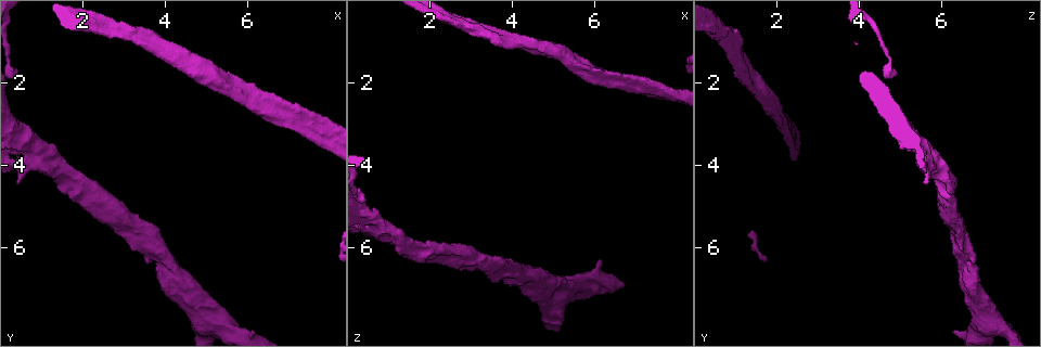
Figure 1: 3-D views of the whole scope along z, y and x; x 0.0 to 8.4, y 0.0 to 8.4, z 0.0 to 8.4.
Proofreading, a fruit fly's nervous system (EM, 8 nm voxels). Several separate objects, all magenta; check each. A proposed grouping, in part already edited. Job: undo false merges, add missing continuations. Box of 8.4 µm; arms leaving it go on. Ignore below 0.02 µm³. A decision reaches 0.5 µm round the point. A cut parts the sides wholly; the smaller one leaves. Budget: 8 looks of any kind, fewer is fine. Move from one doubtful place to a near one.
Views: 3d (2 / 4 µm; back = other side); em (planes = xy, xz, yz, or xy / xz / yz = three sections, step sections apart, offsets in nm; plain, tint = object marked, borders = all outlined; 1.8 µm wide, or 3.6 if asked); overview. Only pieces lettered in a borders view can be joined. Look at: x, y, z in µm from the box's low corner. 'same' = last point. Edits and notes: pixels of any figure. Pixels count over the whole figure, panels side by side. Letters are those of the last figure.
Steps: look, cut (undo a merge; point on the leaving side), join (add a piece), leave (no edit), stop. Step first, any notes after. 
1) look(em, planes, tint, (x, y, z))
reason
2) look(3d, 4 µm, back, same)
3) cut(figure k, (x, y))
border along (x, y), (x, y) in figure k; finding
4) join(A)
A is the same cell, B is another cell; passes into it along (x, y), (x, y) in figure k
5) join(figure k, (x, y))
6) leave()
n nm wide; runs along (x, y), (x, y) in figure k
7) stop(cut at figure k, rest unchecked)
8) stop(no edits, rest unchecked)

look(3d, 4 µm, (2.10, 4.45, 6.10))
arms part here

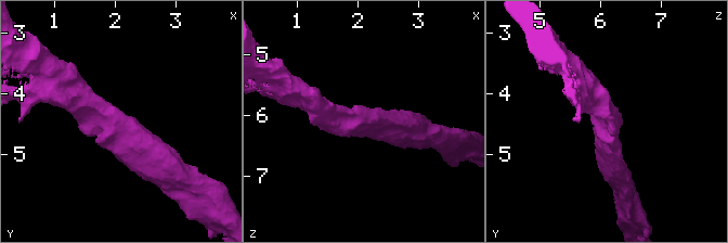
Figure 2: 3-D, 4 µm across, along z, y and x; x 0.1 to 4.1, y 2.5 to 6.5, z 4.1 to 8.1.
look(em, planes, tint, (2.10, 4.50, 6.00))
shape alone is not enough

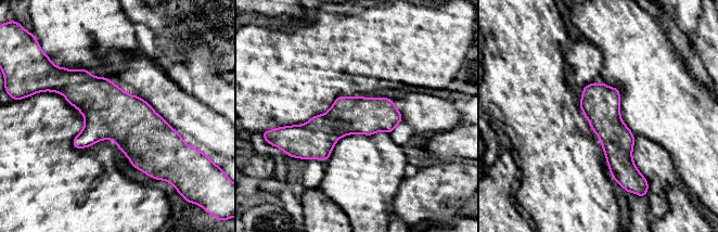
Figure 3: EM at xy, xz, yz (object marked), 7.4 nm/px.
look(em, planes, borders, same)

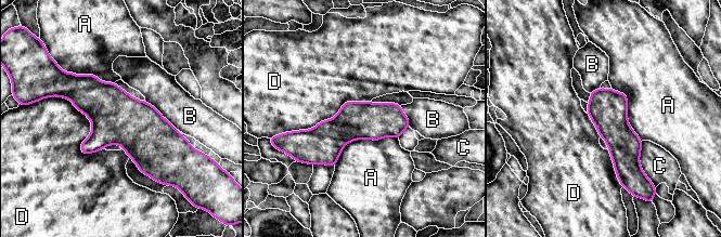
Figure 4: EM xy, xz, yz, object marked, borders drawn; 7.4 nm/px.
leave()
280 nm wide; A, B, C and D are other cells; border along (49, 96), (100, 150) in figure 4; continuous, no second neuron

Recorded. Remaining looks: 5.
look(em, planes, borders, (3.45, 6.10, 6.85))
branch stops here

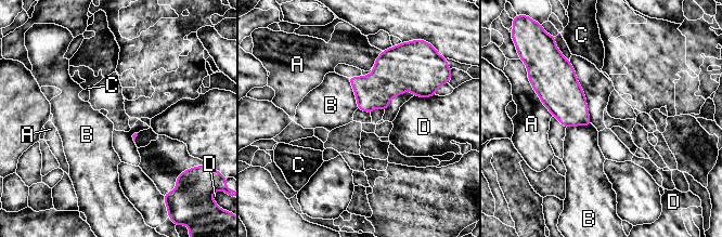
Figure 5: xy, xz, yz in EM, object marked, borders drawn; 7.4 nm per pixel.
leave()
A touches over 260 nm; A, B, C and D are other cells; none of them fits

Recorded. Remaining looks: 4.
look(3d, 4 µm, (7.95, 3.15, 2.30))
sharp bend

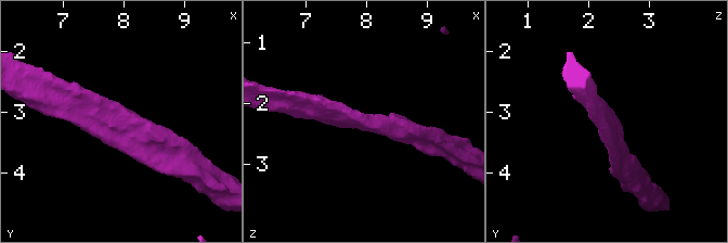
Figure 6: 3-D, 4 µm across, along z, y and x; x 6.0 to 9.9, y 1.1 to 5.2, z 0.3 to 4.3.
look(em, yz, step 8, tint, (7.95, 3.15, 2.30))

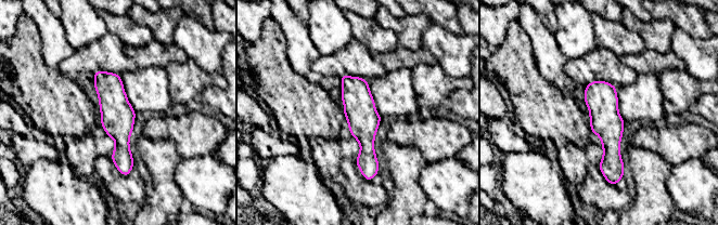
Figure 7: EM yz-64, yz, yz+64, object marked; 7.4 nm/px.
look(em, yz, step 8, borders, same)

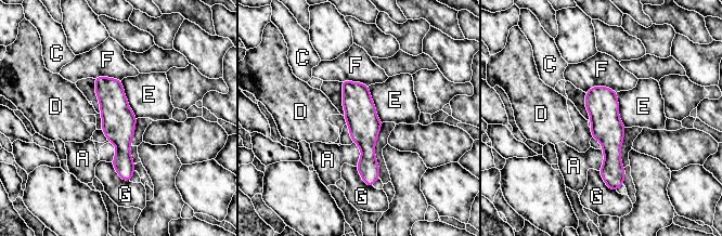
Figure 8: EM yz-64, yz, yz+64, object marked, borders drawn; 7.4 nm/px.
leave()
A, C, D, E, F and G are other cells; border along (120, 81), (128, 106), (137, 118) in figure 8; all the same neuron

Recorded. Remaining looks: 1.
stop(no edits, rest unchecked)

